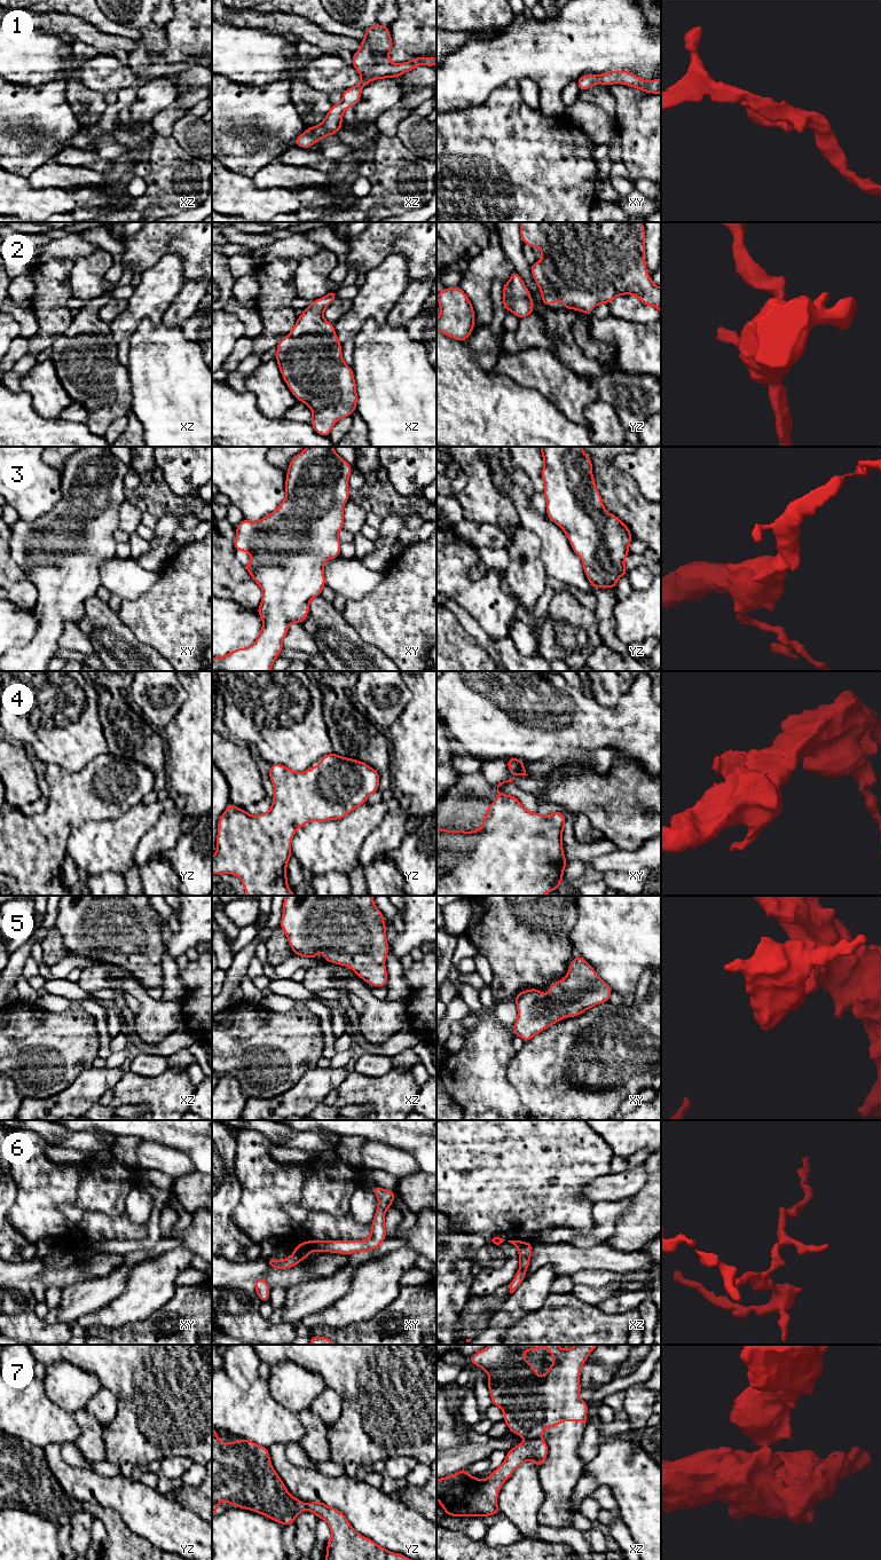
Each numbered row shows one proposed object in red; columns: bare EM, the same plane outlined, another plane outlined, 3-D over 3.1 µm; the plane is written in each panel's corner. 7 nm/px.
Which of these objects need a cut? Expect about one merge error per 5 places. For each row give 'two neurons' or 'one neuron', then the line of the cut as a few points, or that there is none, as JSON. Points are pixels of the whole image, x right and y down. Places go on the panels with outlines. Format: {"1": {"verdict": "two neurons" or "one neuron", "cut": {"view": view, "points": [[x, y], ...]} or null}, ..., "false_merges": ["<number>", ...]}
{"1": {"verdict": "one neuron", "cut": null}, "2": {"verdict": "one neuron", "cut": null}, "3": {"verdict": "one neuron", "cut": null}, "4": {"verdict": "one neuron", "cut": null}, "5": {"verdict": "one neuron", "cut": null}, "6": {"verdict": "two neurons", "cut": {"view": "xz", "points": [[525, 1242], [518, 1249]]}}, "7": {"verdict": "two neurons", "cut": {"view": "xz", "points": [[529, 1436], [539, 1439]]}}, "false_merges": ["6", "7"]}

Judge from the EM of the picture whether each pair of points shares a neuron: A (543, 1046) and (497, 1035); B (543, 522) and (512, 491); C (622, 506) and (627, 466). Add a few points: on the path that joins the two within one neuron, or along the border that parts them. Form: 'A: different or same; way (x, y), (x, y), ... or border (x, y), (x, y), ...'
A: different; border (517, 1052), (508, 1066), (506, 1077)
B: same; way (535, 518), (519, 499)
C: different; border (614, 458), (614, 465), (635, 481)

